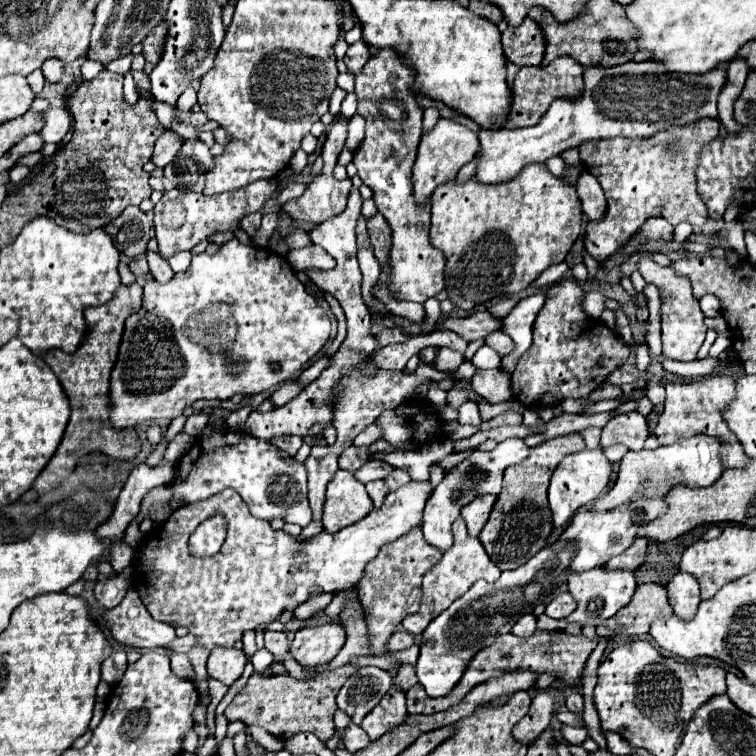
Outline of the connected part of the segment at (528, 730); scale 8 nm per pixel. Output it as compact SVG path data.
M536 692L528 714L514 726L512 736L520 744L530 746L532 742L538 740L540 732L544 732L546 724L552 718L552 712L554 712L554 698L548 692Z

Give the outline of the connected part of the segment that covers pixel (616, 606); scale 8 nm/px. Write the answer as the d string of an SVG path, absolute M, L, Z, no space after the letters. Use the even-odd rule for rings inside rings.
M600 566L582 574L572 574L568 578L568 592L574 596L578 608L564 622L566 626L570 622L578 622L580 626L600 626L604 620L612 618L622 606L630 602L630 598L634 596L634 590L636 590L636 580L632 572L624 572L624 570L608 572Z

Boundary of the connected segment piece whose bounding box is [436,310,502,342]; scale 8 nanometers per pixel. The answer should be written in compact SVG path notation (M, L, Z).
M476 312L468 318L444 318L436 324L440 330L452 330L458 336L462 336L466 342L486 338L488 334L502 328L502 320L494 318L490 312Z

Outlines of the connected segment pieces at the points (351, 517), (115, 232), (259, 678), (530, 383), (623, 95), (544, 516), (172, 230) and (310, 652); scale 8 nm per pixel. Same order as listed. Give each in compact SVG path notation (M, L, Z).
M338 470L328 484L324 502L324 530L336 532L372 512L372 500L352 472Z
M128 206L118 218L108 222L104 230L112 236L116 248L126 258L146 254L146 244L150 240L150 220L138 206Z
M346 664L334 670L326 670L318 674L314 680L304 682L296 680L292 676L264 676L264 674L254 674L248 679L246 688L232 700L232 704L226 708L224 716L234 722L242 720L246 726L256 724L270 734L278 738L290 738L300 732L312 732L316 734L322 742L334 736L334 722L332 716L336 712L336 692L342 688L344 680L356 672L354 666Z
M574 278L546 288L546 302L534 322L534 342L512 372L514 398L534 412L556 406L566 398L588 398L630 354L630 348L618 338L616 330L584 312L582 300L584 290Z
M626 62L612 68L586 68L584 94L576 100L554 100L540 124L516 130L480 130L480 158L474 178L482 184L512 180L524 166L546 162L560 152L600 138L648 138L660 128L690 124L698 118L716 118L716 100L724 86L724 68L706 74L670 72L662 62Z
M580 434L564 438L558 436L546 440L536 448L530 448L530 456L526 460L510 466L504 472L502 492L498 494L498 500L490 512L490 520L478 536L486 554L500 570L516 570L546 546L546 540L554 528L546 498L550 476L556 470L556 466L564 460L564 456L580 450L584 450L584 440Z
M258 180L240 190L224 192L216 196L204 196L204 194L184 192L184 190L164 192L162 200L154 206L154 228L156 228L156 240L160 246L160 254L168 258L182 250L192 250L200 240L208 238L214 232L236 230L238 222L246 214L258 212L264 206L264 202L272 198L272 194L276 192L276 186L278 186L276 180Z
M328 622L316 628L298 630L290 644L290 652L300 666L312 668L328 664L340 652L344 642L346 642L346 630L340 624Z

